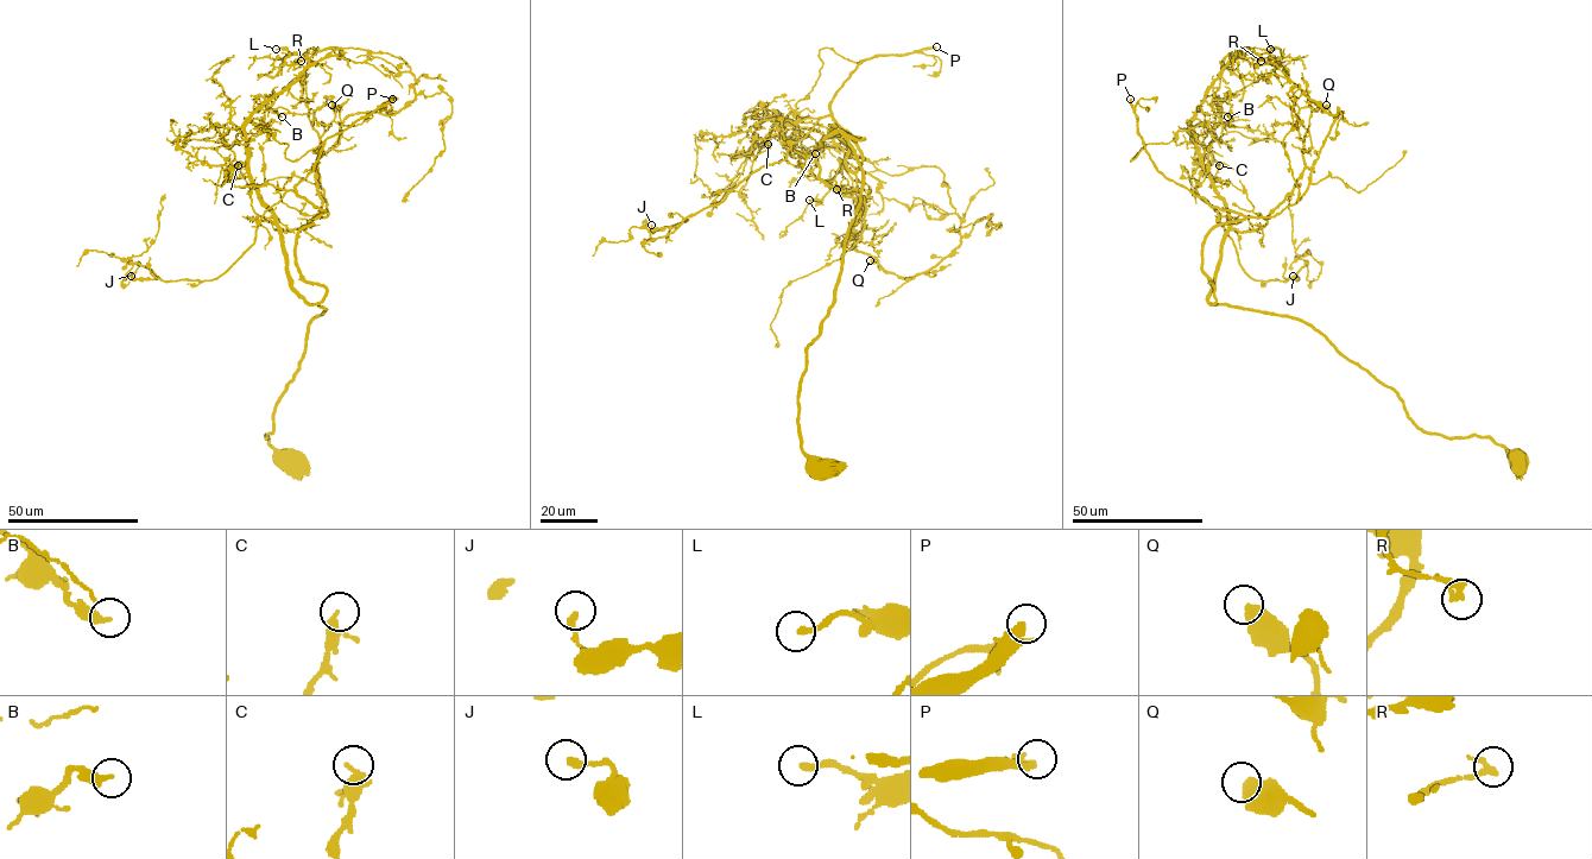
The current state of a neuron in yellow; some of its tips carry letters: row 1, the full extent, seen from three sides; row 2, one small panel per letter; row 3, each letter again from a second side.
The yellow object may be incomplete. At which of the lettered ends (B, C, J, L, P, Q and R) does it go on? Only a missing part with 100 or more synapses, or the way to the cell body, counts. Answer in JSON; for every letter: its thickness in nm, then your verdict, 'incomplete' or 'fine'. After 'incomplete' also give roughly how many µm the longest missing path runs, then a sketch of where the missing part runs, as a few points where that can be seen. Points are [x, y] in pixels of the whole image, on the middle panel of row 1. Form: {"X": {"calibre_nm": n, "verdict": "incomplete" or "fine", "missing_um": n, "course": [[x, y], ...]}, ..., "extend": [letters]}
{"B": {"calibre_nm": 360, "verdict": "fine"}, "C": {"calibre_nm": 320, "verdict": "fine"}, "J": {"calibre_nm": 260, "verdict": "fine"}, "L": {"calibre_nm": 240, "verdict": "fine"}, "P": {"calibre_nm": 320, "verdict": "incomplete", "missing_um": 130}, "Q": {"calibre_nm": 550, "verdict": "fine"}, "R": {"calibre_nm": 320, "verdict": "fine"}, "extend": ["P"]}

